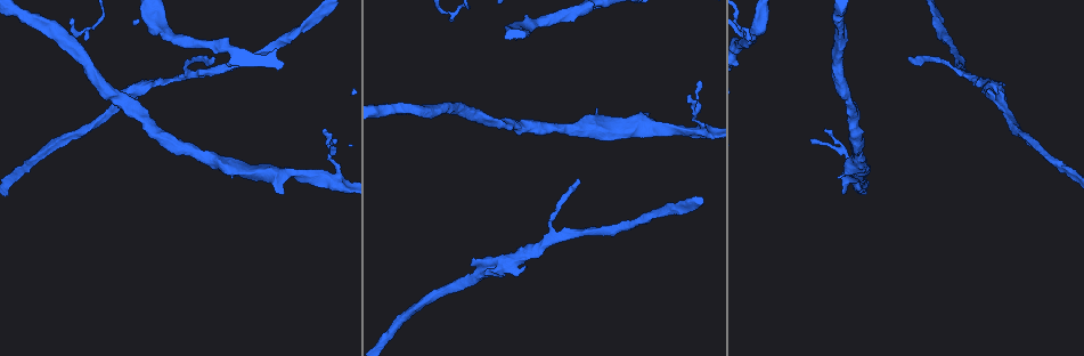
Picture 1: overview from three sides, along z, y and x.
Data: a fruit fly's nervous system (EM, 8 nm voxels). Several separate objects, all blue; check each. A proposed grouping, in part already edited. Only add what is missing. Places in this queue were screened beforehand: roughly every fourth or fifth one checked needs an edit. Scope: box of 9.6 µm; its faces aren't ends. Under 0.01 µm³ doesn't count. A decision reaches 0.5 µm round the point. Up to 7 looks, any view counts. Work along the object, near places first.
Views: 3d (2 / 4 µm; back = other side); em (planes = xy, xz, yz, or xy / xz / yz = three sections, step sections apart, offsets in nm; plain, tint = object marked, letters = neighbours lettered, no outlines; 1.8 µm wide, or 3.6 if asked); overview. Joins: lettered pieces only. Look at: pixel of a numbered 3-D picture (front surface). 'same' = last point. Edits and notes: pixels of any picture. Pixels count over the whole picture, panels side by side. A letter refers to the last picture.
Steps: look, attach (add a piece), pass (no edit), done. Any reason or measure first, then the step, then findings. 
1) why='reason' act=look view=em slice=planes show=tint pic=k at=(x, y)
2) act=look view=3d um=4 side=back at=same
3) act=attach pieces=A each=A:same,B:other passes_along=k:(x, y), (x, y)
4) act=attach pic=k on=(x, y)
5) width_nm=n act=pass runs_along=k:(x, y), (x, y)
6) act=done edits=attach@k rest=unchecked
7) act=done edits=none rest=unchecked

why='an open end' act=look view=em slice=planes show=letters pic=1 at=(992, 99)

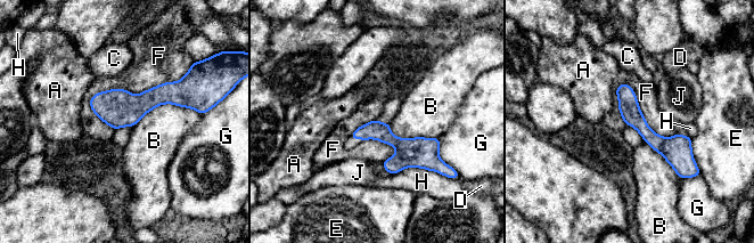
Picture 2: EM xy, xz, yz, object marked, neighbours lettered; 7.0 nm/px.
width_nm=130 act=pass each=A:other,B:other,C:other,D:other,E:other,F:other,G:other,H:other,J:other runs_along=2:(622, 87), (640, 126), (690, 160) found='none of them fits'

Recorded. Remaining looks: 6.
act=look view=em slice=xy step=16 show=tint pic=1 at=(553, 238)

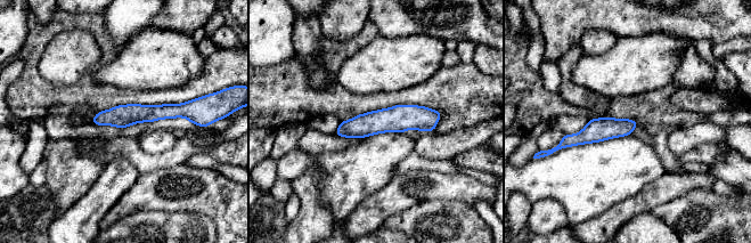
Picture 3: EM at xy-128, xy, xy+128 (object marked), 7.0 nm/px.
act=look view=em slice=xy step=16 show=letters at=same

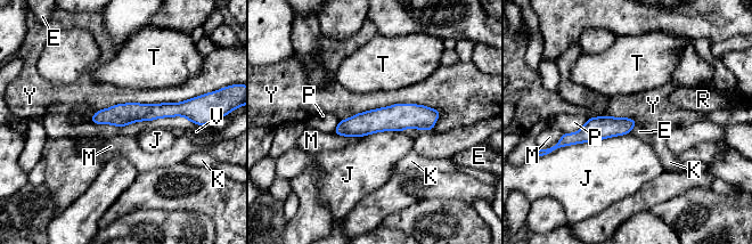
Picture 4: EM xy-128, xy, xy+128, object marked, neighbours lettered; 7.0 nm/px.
act=pass each=E:other,J:other,K:other,M:other,P:other,R:other,T:other,V:other,Y:other border=4:(629, 132), (558, 148) found='no lettered piece goes on from it'

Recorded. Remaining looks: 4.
why='free end' act=look view=3d um=2 pic=1 at=(646, 113)

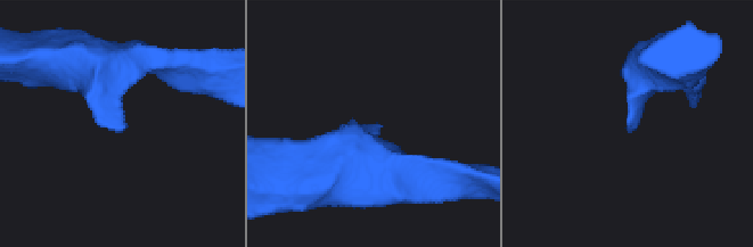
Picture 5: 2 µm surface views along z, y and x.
act=look view=em slice=planes show=letters pic=5 at=(376, 128)

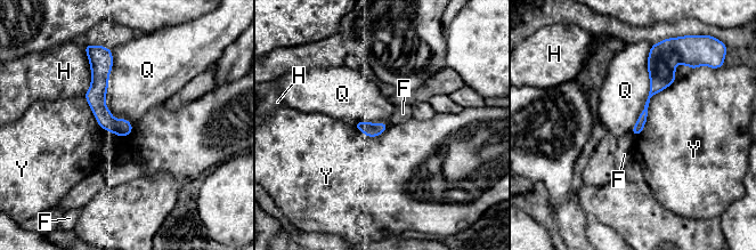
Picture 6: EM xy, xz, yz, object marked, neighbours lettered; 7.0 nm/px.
act=pass each=F:other,H:other,Q:other,Y:other border=6:(111, 50), (105, 105), (131, 126) found='none of them fits'

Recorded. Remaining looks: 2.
act=done edits=none rest=unchecked

